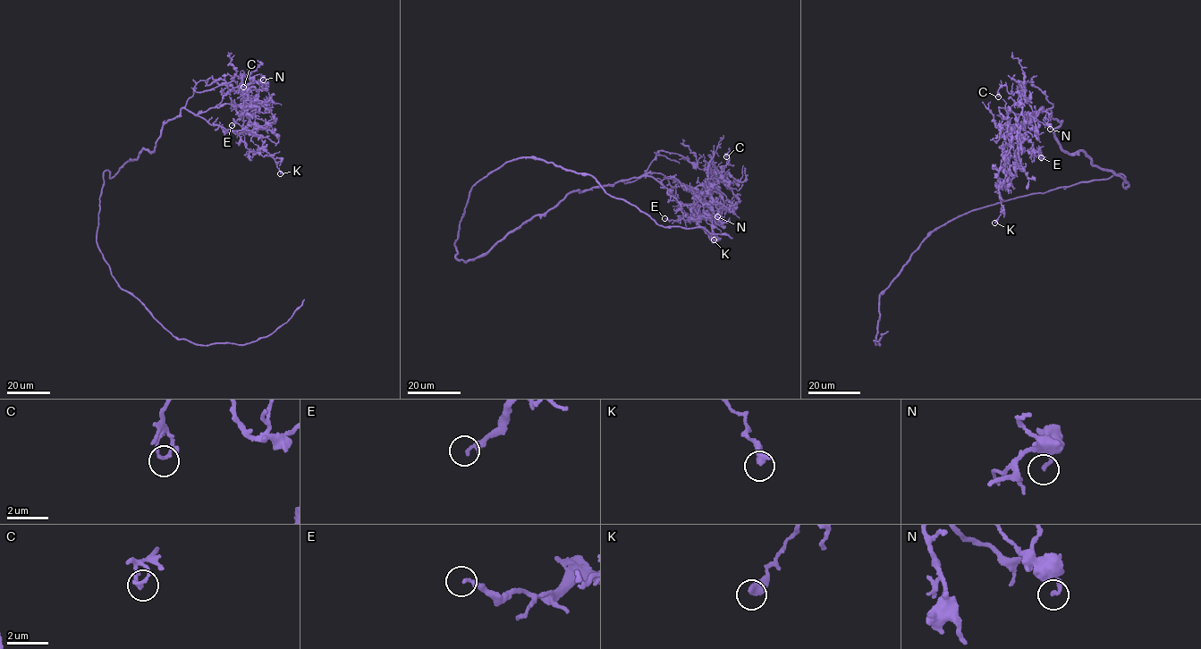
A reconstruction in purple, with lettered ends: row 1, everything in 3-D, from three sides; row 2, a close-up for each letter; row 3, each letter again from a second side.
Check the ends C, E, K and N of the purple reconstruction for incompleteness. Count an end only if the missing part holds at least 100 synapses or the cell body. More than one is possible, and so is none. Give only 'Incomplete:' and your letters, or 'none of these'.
Incomplete: none of these

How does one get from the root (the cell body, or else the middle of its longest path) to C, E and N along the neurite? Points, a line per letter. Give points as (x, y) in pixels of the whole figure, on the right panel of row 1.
C: (1082, 181), (1128, 185), (1061, 147), (1037, 87), (998, 96)
E: (1082, 181), (1120, 174), (1128, 185), (1062, 149), (1048, 110), (1022, 115), (1021, 147), (1041, 157)
N: (1082, 181), (1120, 174), (1128, 185), (1062, 149), (1051, 111), (1022, 115), (1050, 129)

